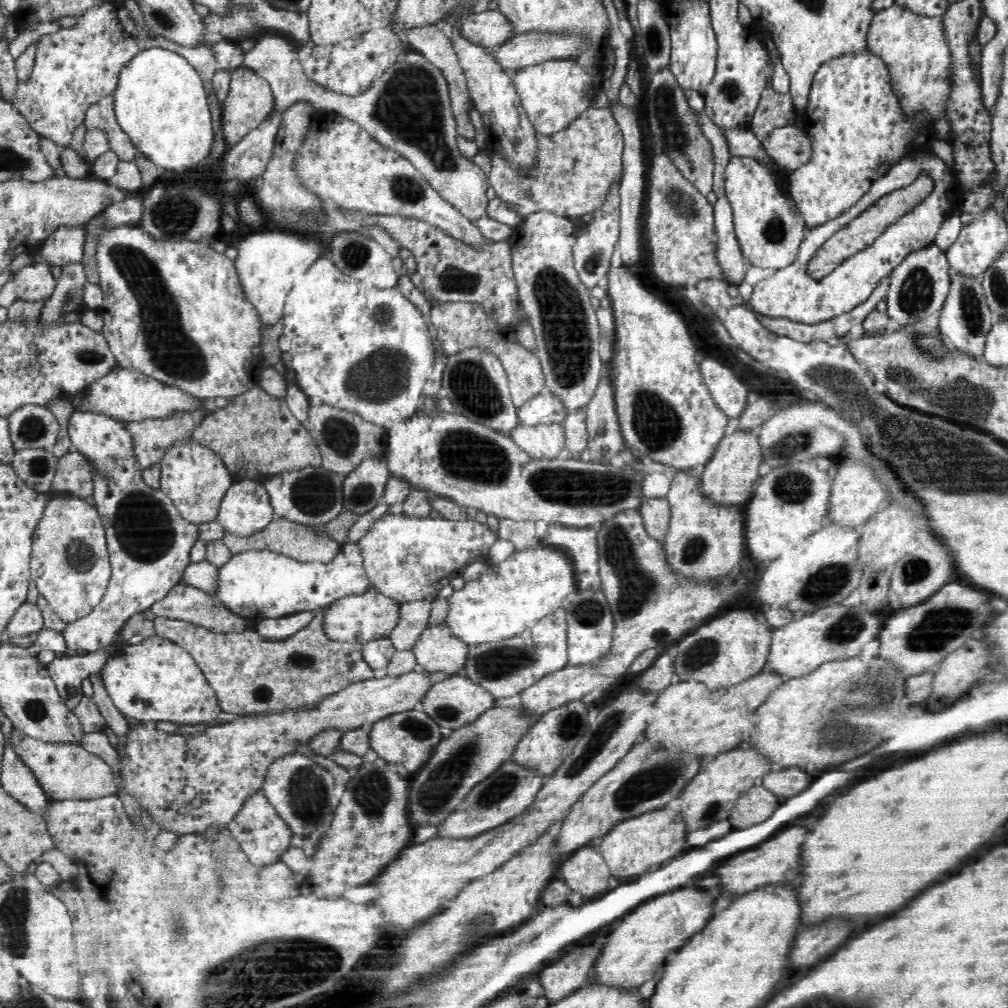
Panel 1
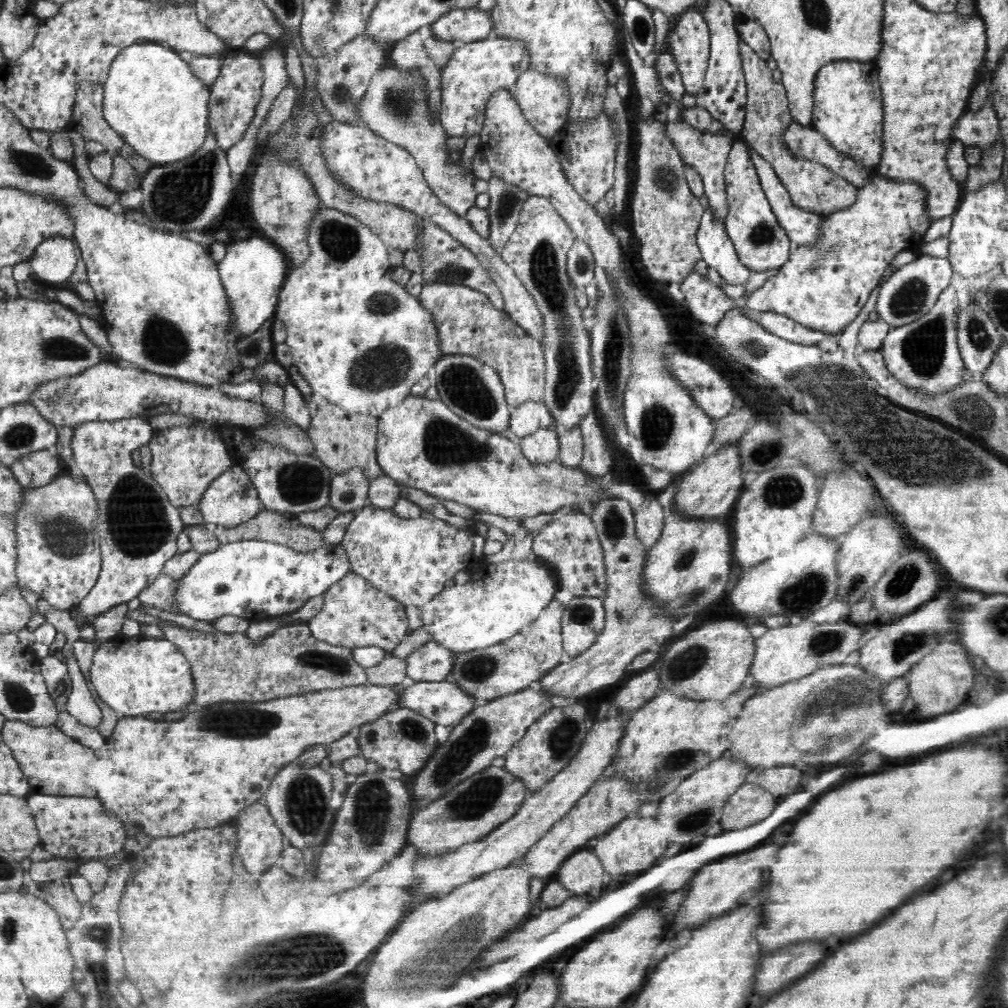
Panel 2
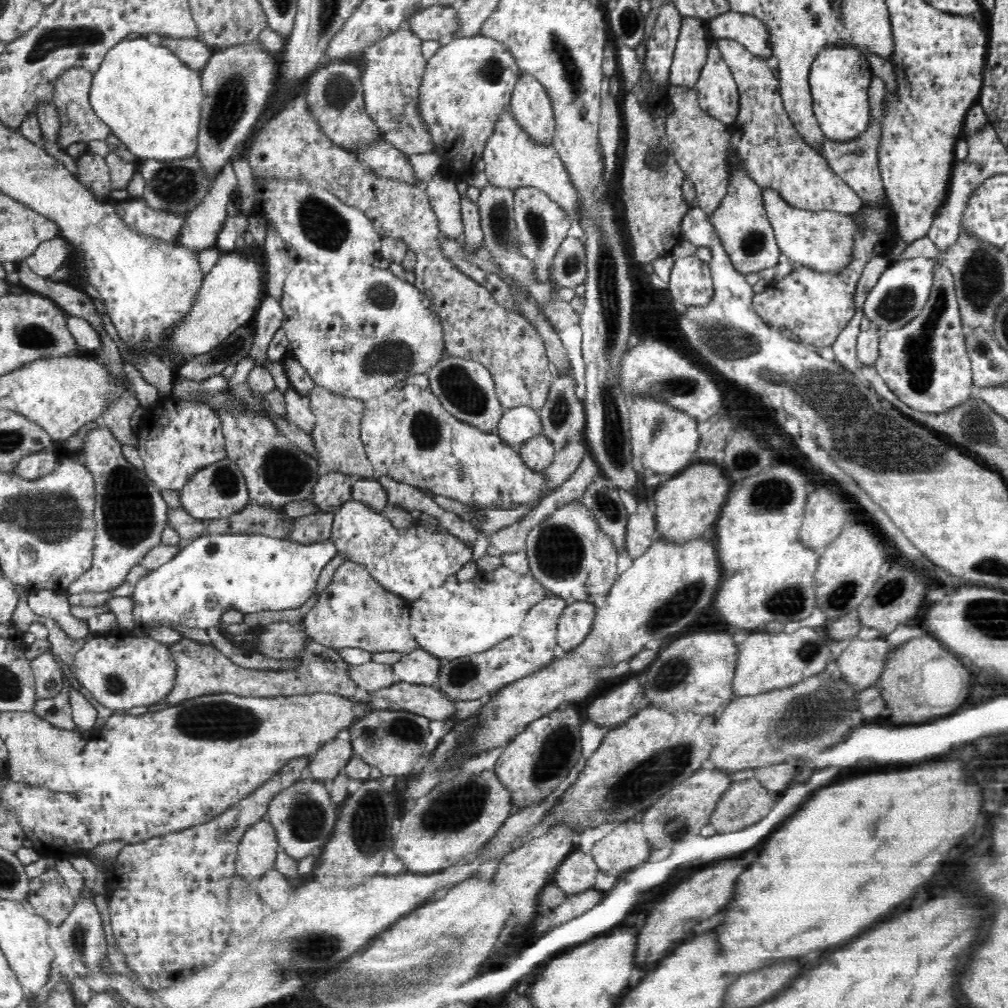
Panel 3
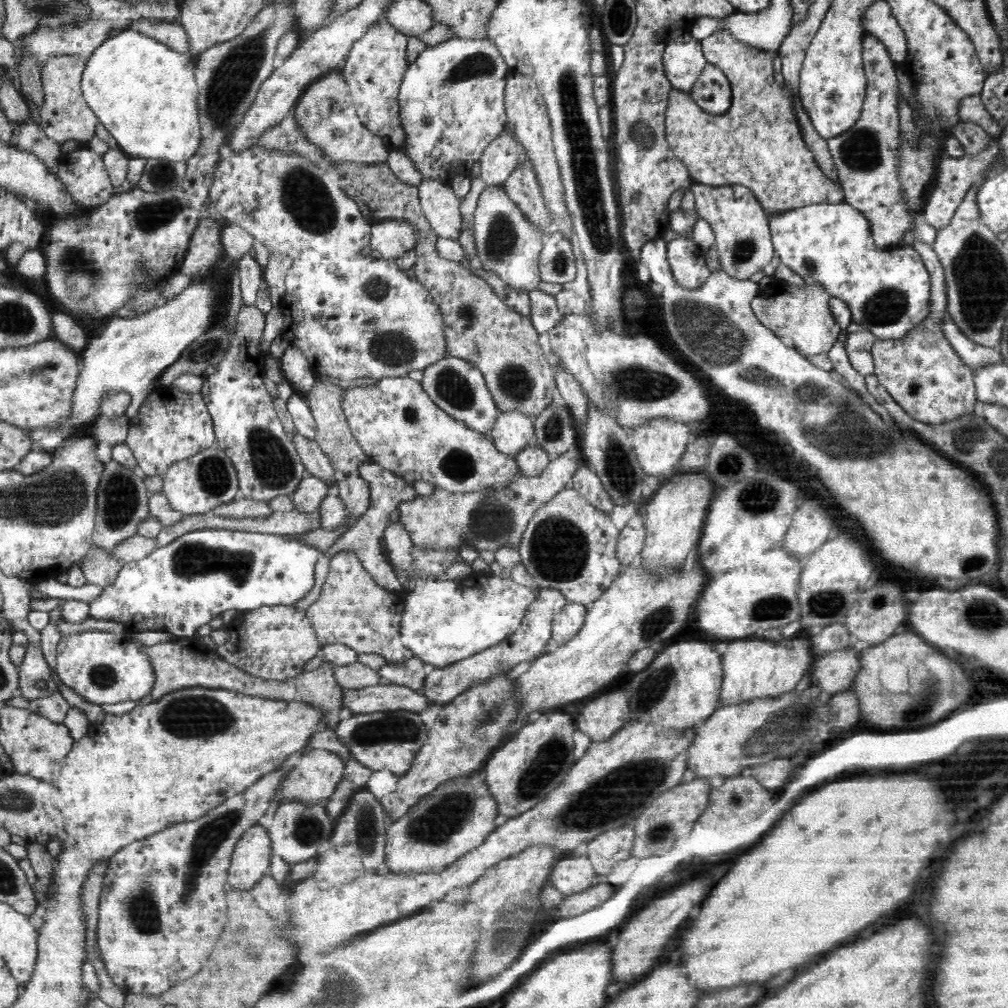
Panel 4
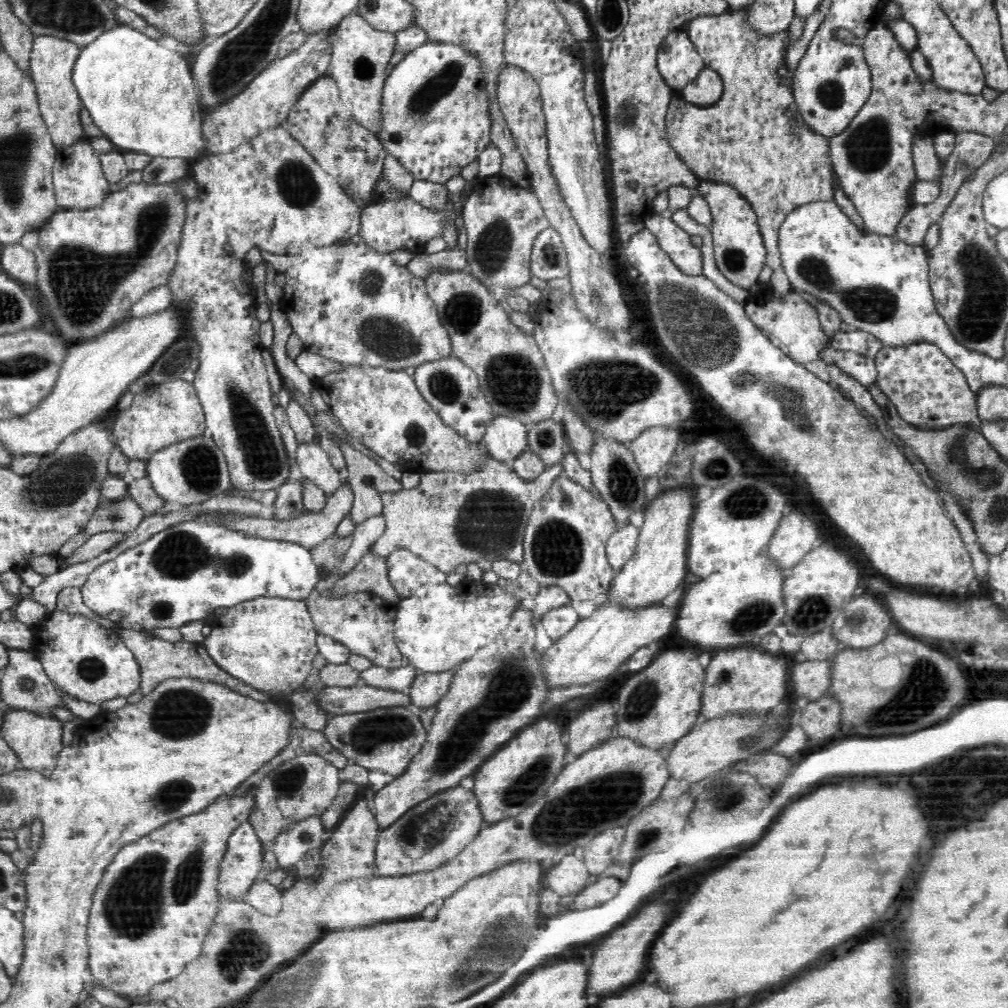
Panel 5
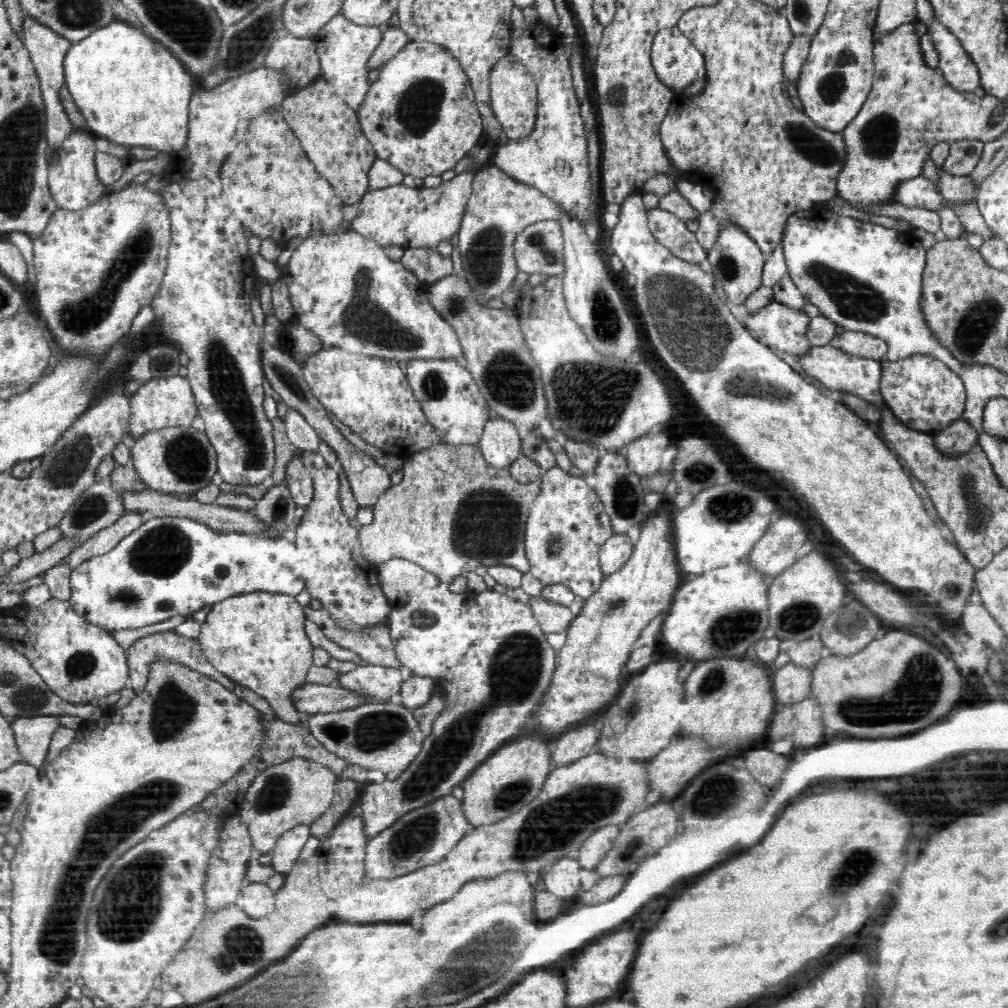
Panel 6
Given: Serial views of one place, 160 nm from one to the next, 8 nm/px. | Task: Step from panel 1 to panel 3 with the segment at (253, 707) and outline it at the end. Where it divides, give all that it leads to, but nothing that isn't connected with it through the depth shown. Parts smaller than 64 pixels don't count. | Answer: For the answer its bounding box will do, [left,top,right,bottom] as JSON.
[162,638,356,706]

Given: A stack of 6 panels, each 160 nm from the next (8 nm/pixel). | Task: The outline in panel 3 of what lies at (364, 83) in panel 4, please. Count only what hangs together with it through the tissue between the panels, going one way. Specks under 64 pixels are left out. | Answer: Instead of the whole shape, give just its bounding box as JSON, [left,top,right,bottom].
[361,24,435,156]

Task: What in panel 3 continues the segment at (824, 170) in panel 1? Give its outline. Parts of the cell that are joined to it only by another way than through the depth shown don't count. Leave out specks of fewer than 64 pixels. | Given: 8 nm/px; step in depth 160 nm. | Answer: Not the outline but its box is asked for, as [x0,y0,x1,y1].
[808,45,873,142]

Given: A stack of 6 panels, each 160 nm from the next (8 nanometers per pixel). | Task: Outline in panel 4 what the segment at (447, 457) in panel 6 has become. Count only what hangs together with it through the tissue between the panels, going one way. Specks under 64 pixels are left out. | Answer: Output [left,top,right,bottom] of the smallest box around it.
[397,446,583,551]

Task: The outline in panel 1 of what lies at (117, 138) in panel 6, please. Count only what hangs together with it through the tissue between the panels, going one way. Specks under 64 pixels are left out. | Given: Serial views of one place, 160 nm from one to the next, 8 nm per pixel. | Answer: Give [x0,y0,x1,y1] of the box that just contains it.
[112,47,214,174]

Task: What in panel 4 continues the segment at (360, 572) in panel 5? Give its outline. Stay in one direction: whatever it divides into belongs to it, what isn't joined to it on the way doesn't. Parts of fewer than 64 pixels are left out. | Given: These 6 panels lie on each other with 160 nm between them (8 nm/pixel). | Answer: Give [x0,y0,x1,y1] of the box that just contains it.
[324,462,417,595]

